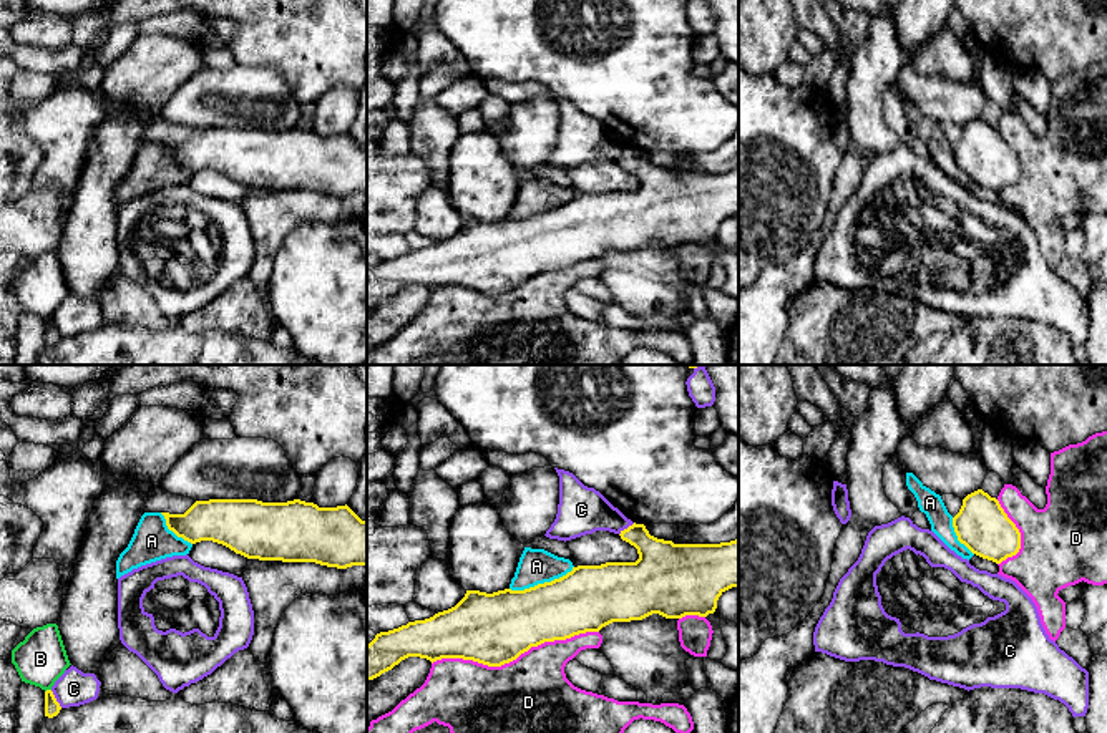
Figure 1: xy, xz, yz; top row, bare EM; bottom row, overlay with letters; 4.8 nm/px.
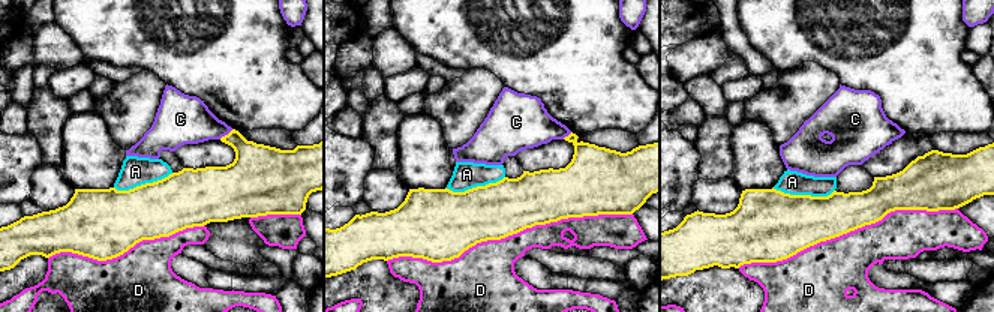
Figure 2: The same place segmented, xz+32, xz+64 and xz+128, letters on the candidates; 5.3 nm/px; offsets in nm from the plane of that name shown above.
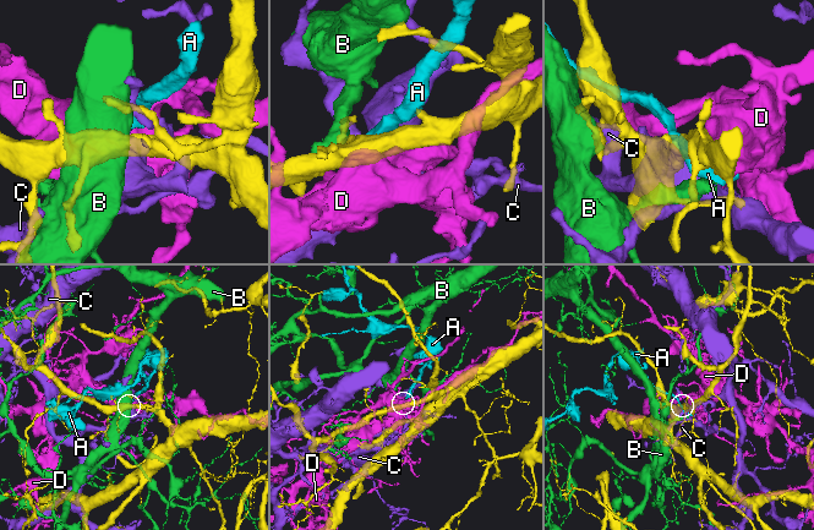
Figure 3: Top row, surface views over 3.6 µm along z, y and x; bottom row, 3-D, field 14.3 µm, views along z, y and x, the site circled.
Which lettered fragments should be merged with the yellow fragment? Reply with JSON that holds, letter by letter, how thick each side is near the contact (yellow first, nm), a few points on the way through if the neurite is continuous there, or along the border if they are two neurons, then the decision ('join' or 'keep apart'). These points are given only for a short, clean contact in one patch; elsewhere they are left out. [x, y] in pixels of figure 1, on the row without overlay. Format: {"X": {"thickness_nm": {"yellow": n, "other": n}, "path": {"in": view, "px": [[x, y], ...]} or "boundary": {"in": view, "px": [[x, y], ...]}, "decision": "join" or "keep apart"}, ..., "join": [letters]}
{"A": {"thickness_nm": {"yellow": 320, "other": 180}, "decision": "keep apart"}, "B": {"thickness_nm": {"yellow": 80, "other": 240}, "decision": "keep apart"}, "C": {"thickness_nm": {"yellow": 80, "other": 170}, "decision": "keep apart"}, "D": {"thickness_nm": {"yellow": 360, "other": 480}, "decision": "keep apart"}, "join": []}

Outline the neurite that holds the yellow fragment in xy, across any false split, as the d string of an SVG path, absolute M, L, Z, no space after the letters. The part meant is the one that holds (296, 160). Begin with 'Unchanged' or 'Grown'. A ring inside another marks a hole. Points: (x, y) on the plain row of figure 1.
Unchanged. M209 128L196 129L184 143L161 143L168 158L178 166L191 172L212 169L247 187L315 191L337 197L367 196L367 149L362 149L347 133L319 136L300 128L287 131Z

